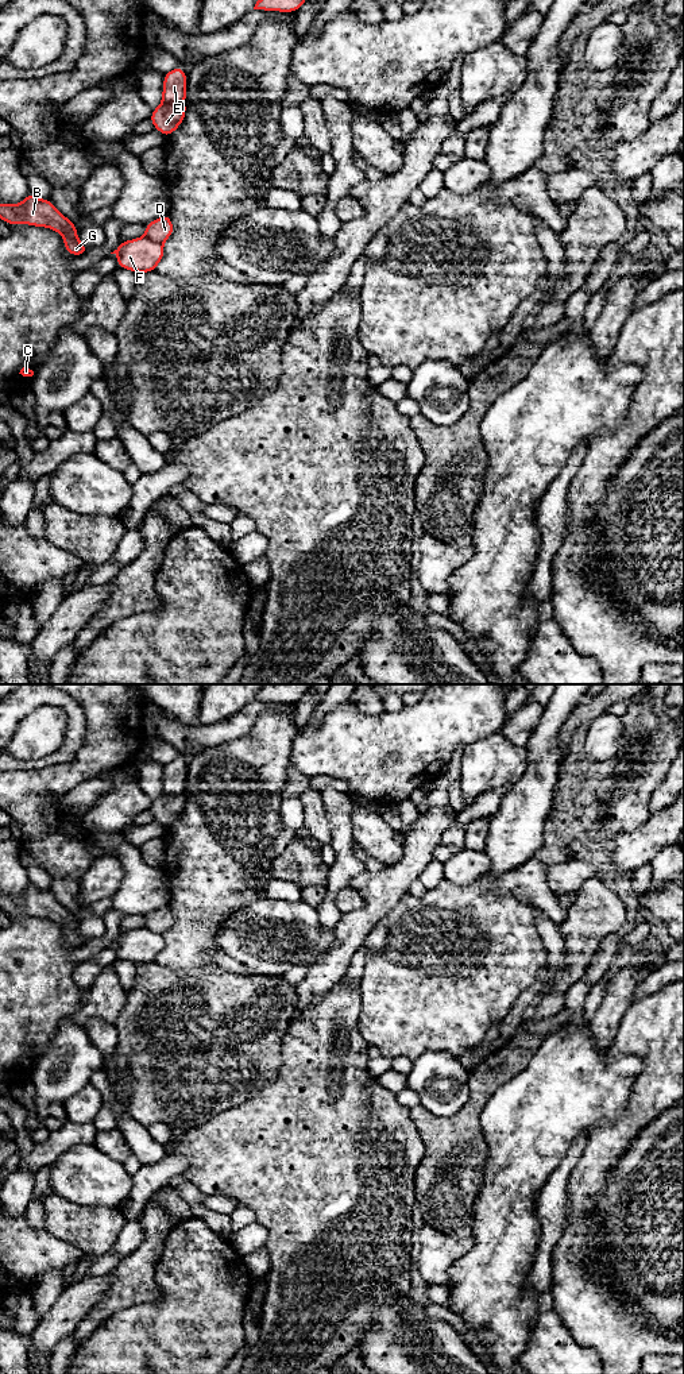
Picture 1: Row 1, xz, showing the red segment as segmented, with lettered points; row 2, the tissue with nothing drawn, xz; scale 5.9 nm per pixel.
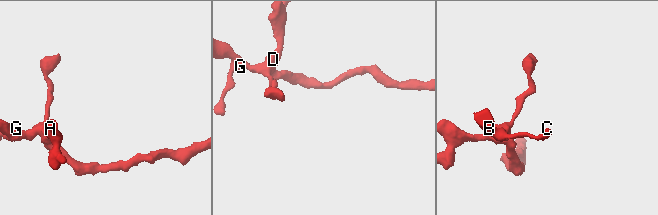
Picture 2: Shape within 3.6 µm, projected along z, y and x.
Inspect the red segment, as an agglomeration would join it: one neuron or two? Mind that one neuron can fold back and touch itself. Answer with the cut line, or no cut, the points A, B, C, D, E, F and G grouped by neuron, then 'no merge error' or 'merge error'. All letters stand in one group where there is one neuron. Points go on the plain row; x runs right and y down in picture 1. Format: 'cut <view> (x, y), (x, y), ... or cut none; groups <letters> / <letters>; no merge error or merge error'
cut xz (145, 926), (161, 936); groups A D E / B C F G; merge error

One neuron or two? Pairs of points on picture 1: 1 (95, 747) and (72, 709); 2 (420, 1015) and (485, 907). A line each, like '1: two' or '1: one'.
1: two
2: one

